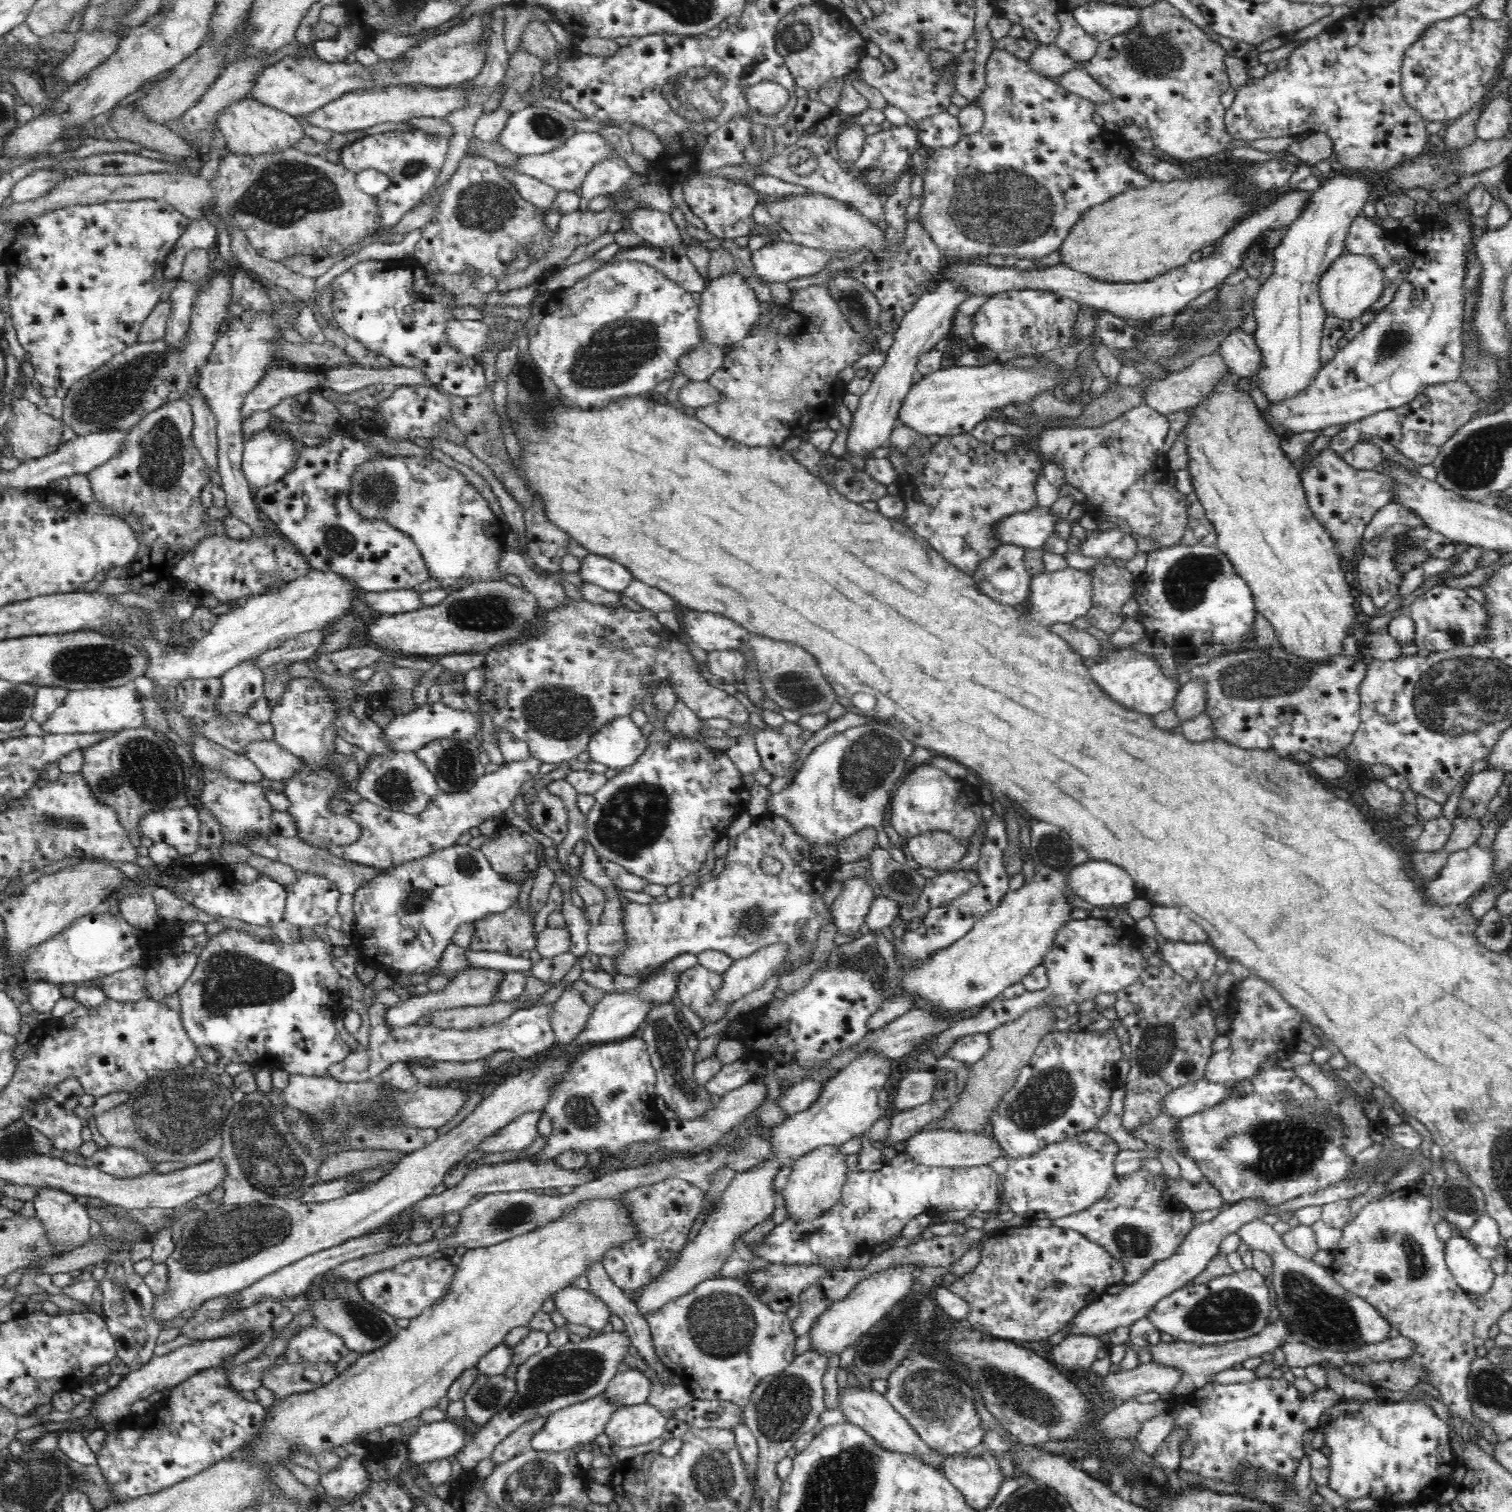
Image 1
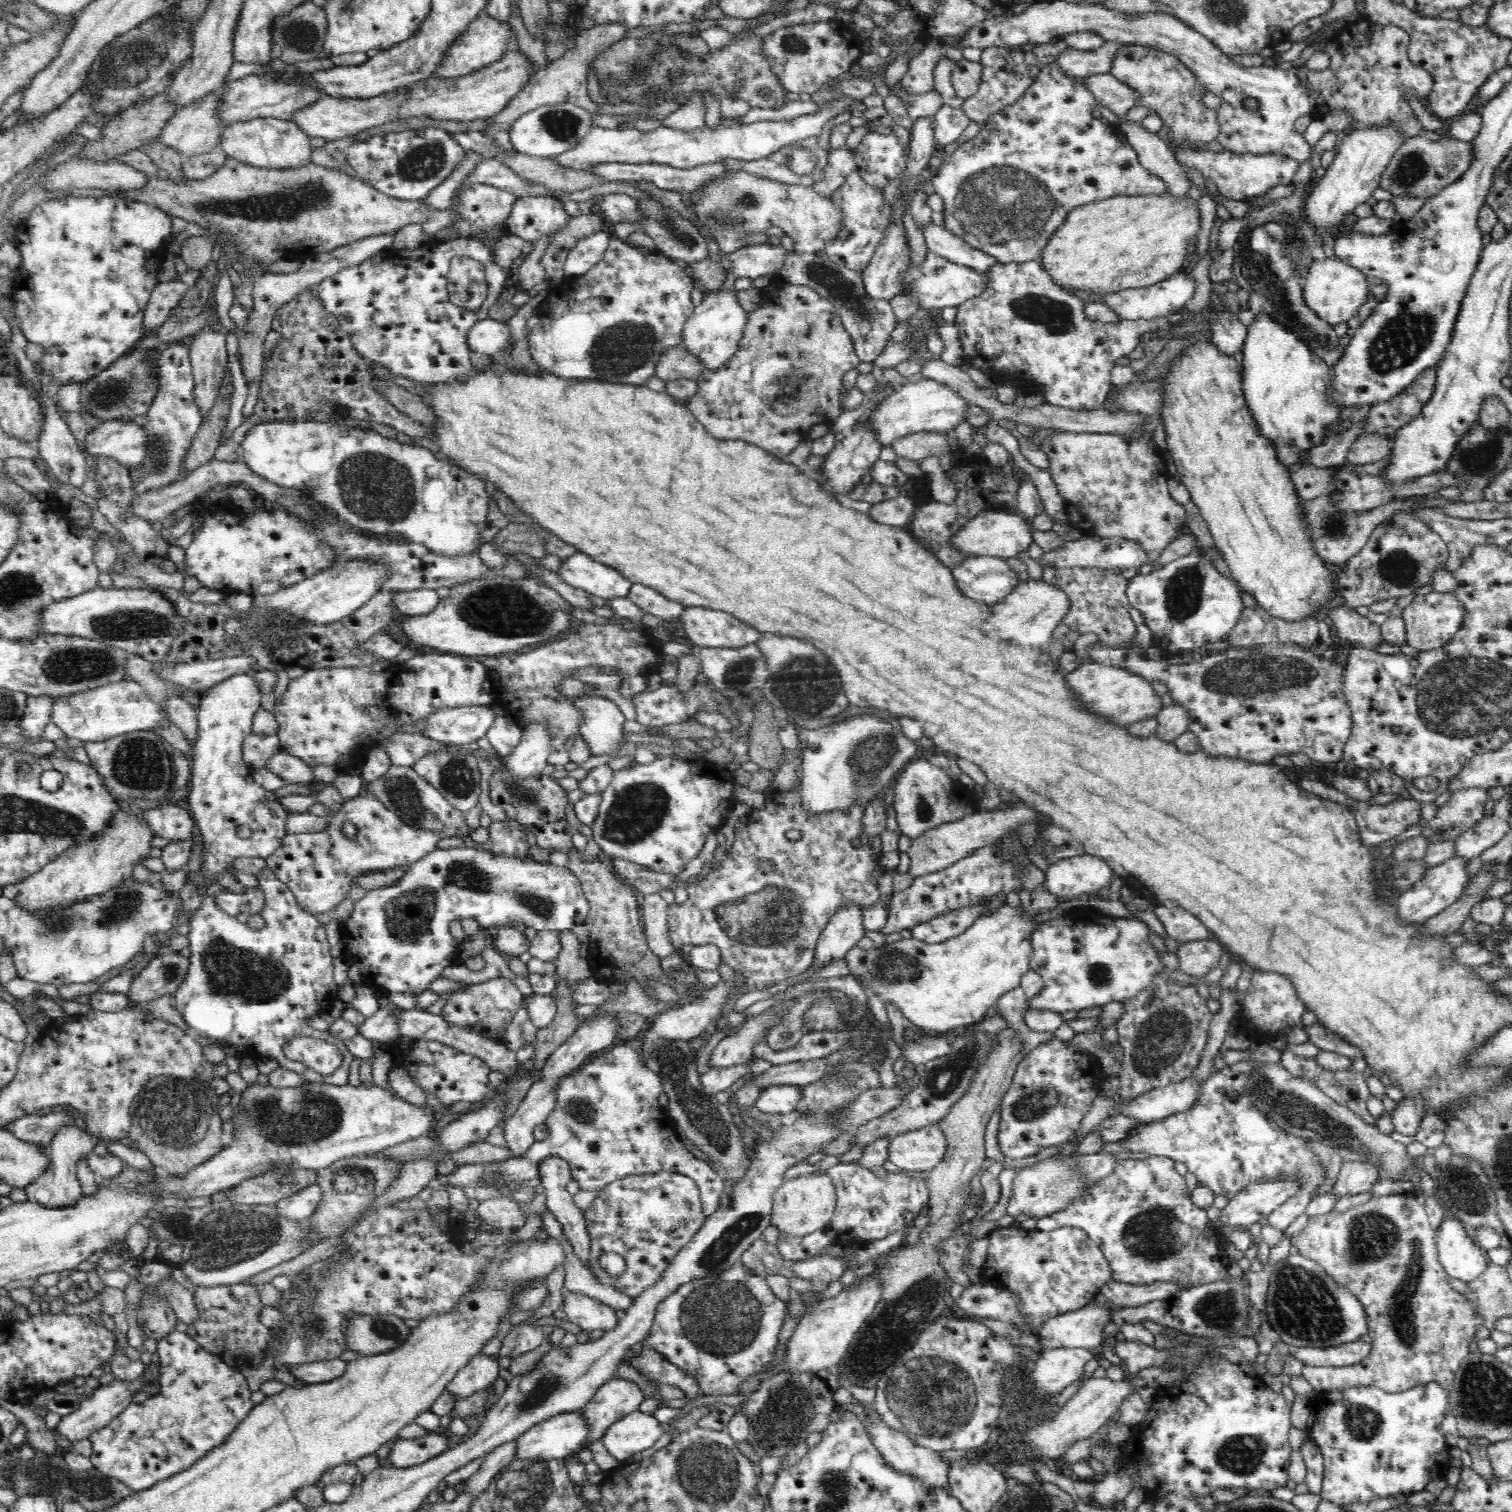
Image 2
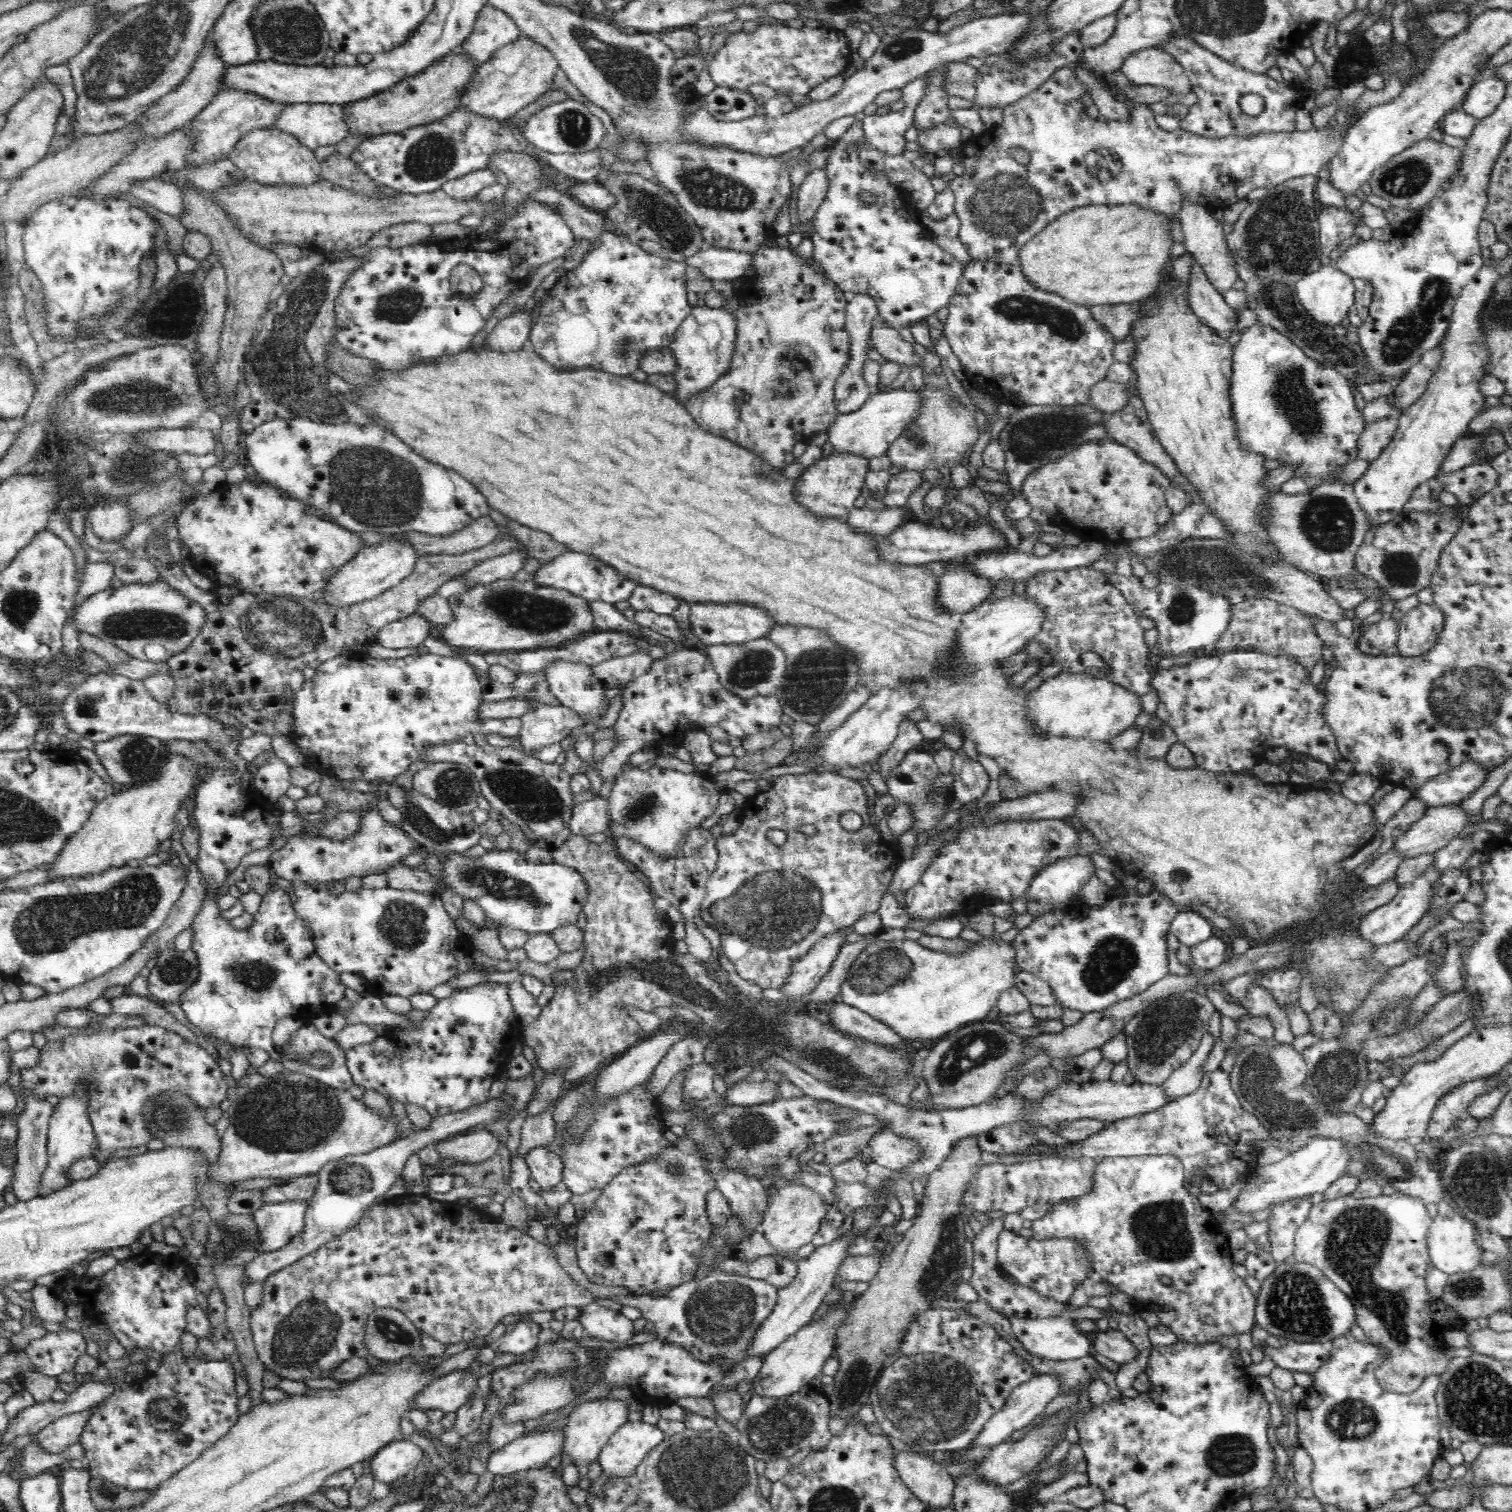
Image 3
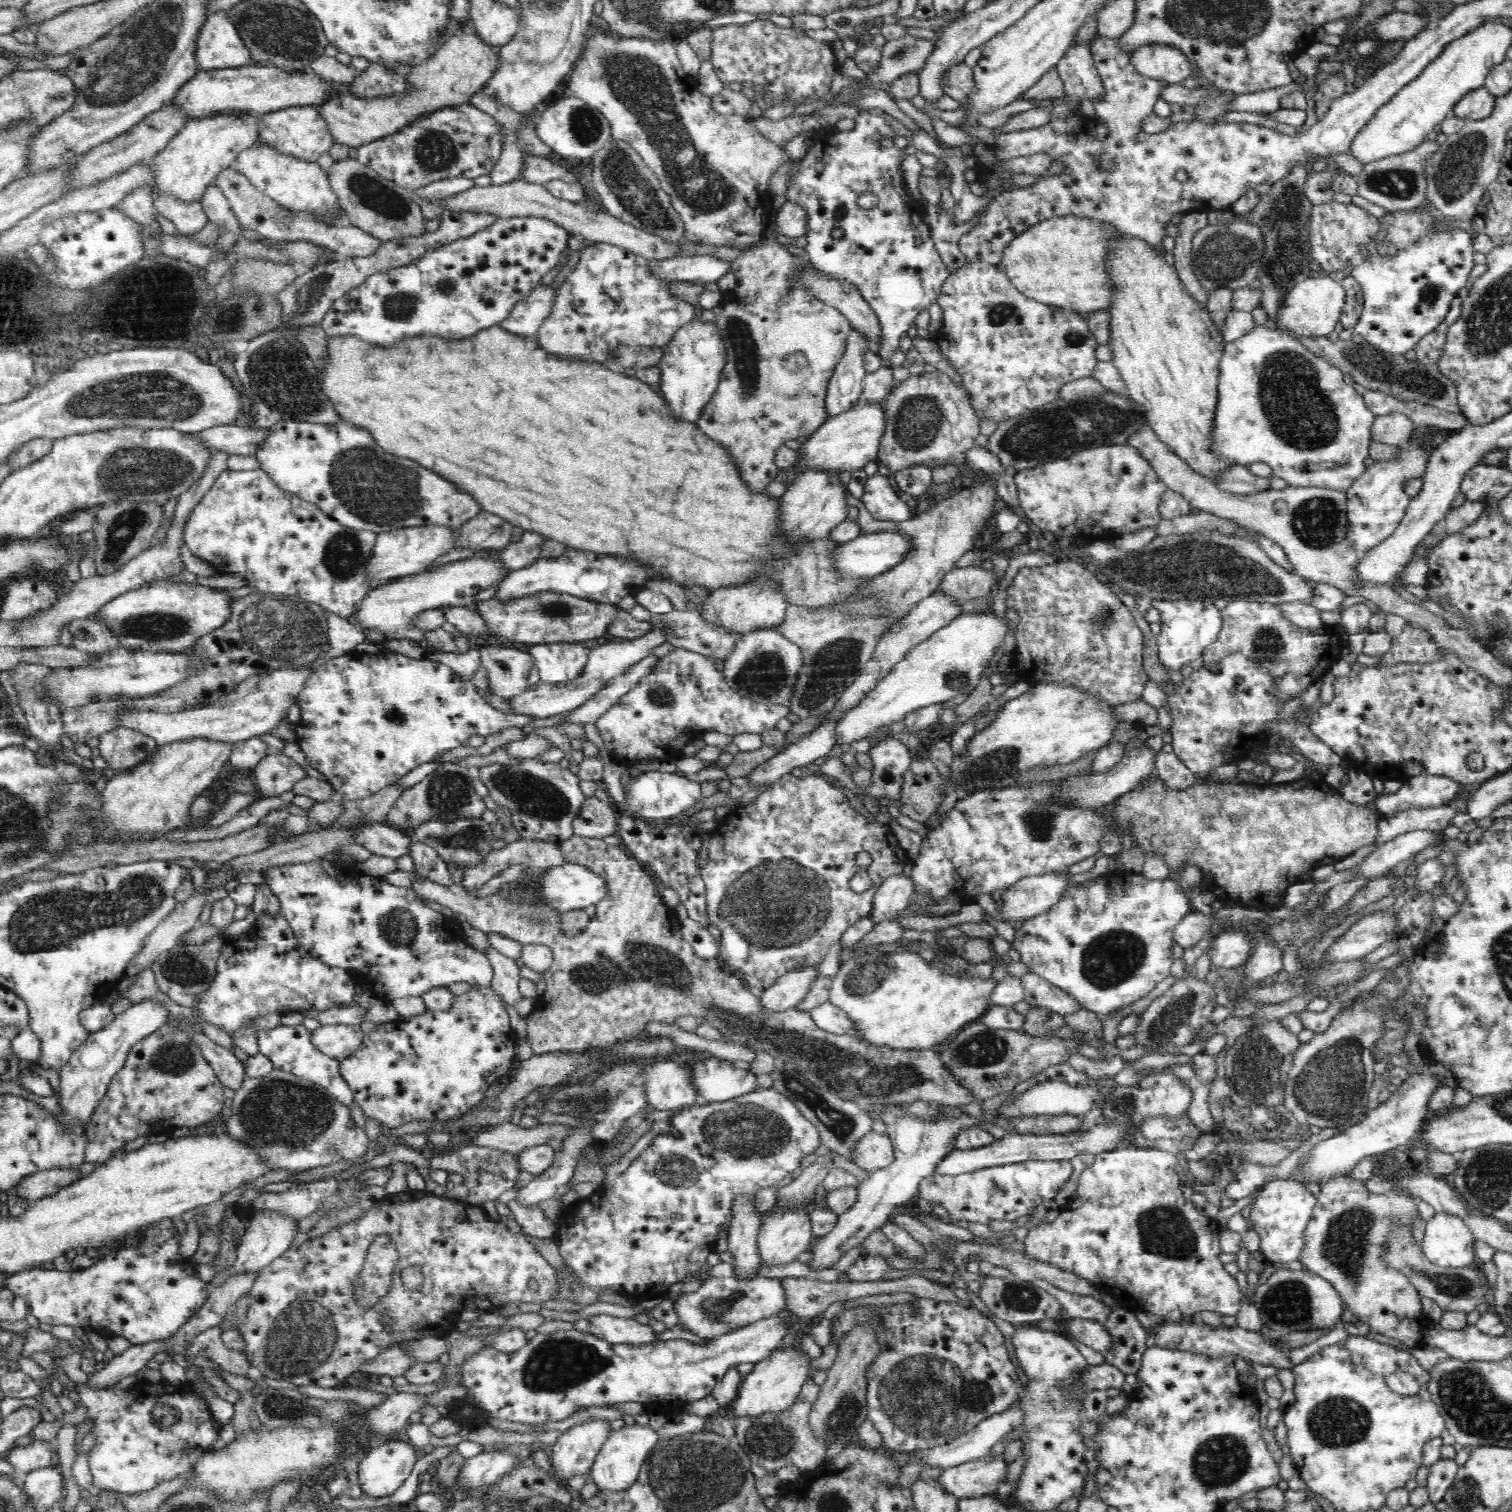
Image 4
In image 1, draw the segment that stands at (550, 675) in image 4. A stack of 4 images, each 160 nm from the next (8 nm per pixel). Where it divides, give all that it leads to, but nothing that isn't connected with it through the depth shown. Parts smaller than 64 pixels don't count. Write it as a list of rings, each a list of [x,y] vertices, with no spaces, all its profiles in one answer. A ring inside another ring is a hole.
[[[618,718],[590,740],[588,752],[592,761],[624,771],[638,762],[650,743],[632,719]]]

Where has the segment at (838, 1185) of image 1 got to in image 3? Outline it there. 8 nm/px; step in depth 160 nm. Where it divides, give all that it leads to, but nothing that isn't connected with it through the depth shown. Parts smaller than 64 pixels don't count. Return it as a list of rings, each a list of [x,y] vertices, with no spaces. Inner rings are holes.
[[[798,1182],[779,1183],[764,1210],[762,1228],[768,1241],[778,1249],[795,1249],[811,1242],[820,1230],[830,1206],[826,1197],[814,1188]]]

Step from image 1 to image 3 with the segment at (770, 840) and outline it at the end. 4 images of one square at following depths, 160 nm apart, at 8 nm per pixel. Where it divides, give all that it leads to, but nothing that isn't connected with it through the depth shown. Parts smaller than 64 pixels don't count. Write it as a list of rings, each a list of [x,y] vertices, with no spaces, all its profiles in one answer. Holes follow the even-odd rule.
[[[810,771],[806,774],[788,773],[778,777],[766,792],[760,791],[755,797],[748,799],[744,807],[739,811],[740,825],[736,832],[729,836],[722,834],[716,840],[719,854],[718,864],[706,884],[706,896],[700,902],[700,921],[706,923],[712,931],[718,933],[722,945],[722,953],[726,958],[730,959],[740,978],[744,978],[744,980],[748,980],[748,982],[756,984],[756,986],[760,986],[764,990],[768,990],[768,988],[780,989],[782,984],[792,976],[793,965],[797,961],[803,960],[803,957],[807,956],[808,952],[824,936],[834,934],[834,932],[838,932],[842,928],[853,926],[862,916],[879,910],[881,899],[887,889],[890,888],[894,872],[901,863],[902,857],[899,855],[898,847],[892,841],[882,839],[880,833],[870,824],[870,816],[868,811],[866,811],[866,791],[864,791],[864,786],[859,781],[851,778],[844,778],[829,772],[819,773],[818,771]],[[847,811],[860,814],[863,819],[863,826],[860,829],[849,831],[840,825],[839,818]],[[803,824],[814,826],[816,833],[808,836],[800,832],[799,828]],[[772,828],[786,832],[787,839],[784,844],[775,845],[768,839],[768,830],[772,830]]]

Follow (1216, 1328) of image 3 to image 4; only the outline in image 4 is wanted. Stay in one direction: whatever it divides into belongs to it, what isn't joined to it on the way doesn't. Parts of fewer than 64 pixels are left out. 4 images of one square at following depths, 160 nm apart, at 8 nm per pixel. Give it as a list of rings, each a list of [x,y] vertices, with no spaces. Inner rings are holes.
[[[1122,1147],[1121,1149],[1104,1152],[1104,1154],[1095,1156],[1094,1163],[1085,1168],[1080,1174],[1076,1193],[1061,1207],[1059,1216],[1052,1222],[1042,1221],[1038,1226],[1034,1226],[1034,1228],[1029,1230],[1024,1240],[1025,1254],[1030,1256],[1030,1258],[1046,1262],[1046,1264],[1060,1267],[1063,1271],[1072,1271],[1074,1274],[1084,1277],[1086,1280],[1094,1283],[1098,1290],[1109,1293],[1119,1306],[1131,1310],[1133,1313],[1152,1312],[1152,1314],[1162,1318],[1165,1322],[1171,1322],[1172,1324],[1182,1324],[1186,1320],[1198,1320],[1199,1312],[1204,1312],[1204,1310],[1216,1312],[1220,1316],[1236,1318],[1242,1306],[1240,1286],[1238,1286],[1236,1278],[1226,1272],[1226,1268],[1224,1268],[1224,1264],[1220,1260],[1222,1248],[1220,1247],[1220,1239],[1218,1240],[1218,1236],[1214,1236],[1214,1230],[1216,1229],[1214,1219],[1204,1216],[1194,1206],[1194,1202],[1191,1199],[1184,1197],[1182,1193],[1184,1181],[1185,1177],[1181,1173],[1178,1156],[1173,1152],[1148,1148]]]

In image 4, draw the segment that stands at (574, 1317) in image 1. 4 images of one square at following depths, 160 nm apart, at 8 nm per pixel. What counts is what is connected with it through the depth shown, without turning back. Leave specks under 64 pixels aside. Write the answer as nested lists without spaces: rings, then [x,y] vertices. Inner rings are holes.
[[[598,1314],[590,1316],[590,1334],[610,1344],[643,1345],[656,1339],[656,1333],[648,1324],[641,1324],[636,1319]]]

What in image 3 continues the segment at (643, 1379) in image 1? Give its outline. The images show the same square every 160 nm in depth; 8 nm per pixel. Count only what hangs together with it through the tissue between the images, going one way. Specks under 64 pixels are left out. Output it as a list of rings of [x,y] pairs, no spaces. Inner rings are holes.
[[[598,1398],[576,1406],[566,1420],[567,1440],[563,1451],[566,1463],[578,1466],[590,1465],[599,1458],[600,1451],[609,1442],[612,1434],[628,1422],[630,1404],[618,1398]]]

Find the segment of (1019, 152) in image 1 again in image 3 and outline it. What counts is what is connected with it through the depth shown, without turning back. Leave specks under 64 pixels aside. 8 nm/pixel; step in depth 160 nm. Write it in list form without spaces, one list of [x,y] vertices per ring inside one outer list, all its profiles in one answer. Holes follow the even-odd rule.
[[[1066,64],[1024,98],[1006,106],[1002,110],[1000,125],[984,128],[984,144],[982,134],[976,142],[970,136],[970,144],[962,143],[958,157],[964,162],[964,172],[948,182],[947,190],[953,194],[954,214],[960,220],[960,241],[973,259],[1008,264],[1019,262],[1024,244],[1038,236],[1048,224],[1074,208],[1089,204],[1140,204],[1176,217],[1182,208],[1181,200],[1190,197],[1210,213],[1212,208],[1226,209],[1256,188],[1271,189],[1291,178],[1317,176],[1322,166],[1336,154],[1346,134],[1336,124],[1324,126],[1321,130],[1315,127],[1300,132],[1297,129],[1284,134],[1258,134],[1254,138],[1206,138],[1194,132],[1184,132],[1180,127],[1174,132],[1163,130],[1154,121],[1155,115],[1146,104],[1126,101],[1132,113],[1130,122],[1088,116],[1088,100],[1092,100],[1090,85],[1076,75],[1074,64]],[[1012,148],[1024,148],[1030,154],[1029,164],[1016,161],[1010,153]]]

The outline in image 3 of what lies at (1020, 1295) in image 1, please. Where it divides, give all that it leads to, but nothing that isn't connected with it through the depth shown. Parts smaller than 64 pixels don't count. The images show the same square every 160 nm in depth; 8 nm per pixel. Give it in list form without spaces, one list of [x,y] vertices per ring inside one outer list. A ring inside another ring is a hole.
[[[1014,1224],[1000,1232],[997,1266],[1002,1273],[1016,1278],[1017,1283],[1036,1294],[1066,1305],[1071,1302],[1076,1288],[1082,1286],[1082,1282],[1088,1280],[1090,1274],[1095,1273],[1090,1249],[1076,1237],[1048,1237],[1042,1240],[1024,1238],[1018,1235]]]

